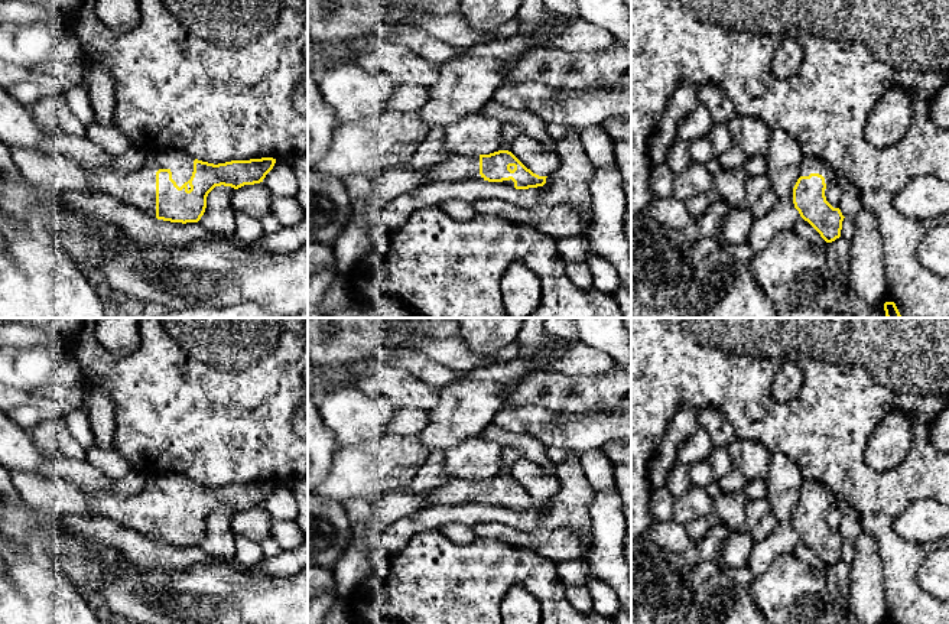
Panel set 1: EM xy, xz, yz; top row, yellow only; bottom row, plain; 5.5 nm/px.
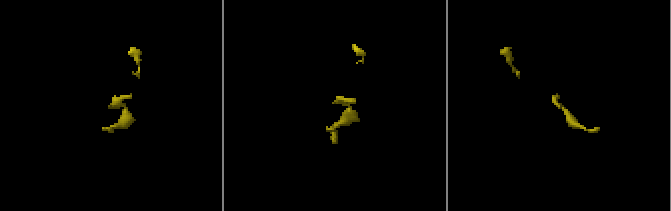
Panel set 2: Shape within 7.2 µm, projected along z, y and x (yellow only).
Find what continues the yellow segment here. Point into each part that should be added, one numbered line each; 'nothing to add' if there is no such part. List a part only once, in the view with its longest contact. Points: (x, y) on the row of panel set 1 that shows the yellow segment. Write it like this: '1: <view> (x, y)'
1: xy (139, 188)

